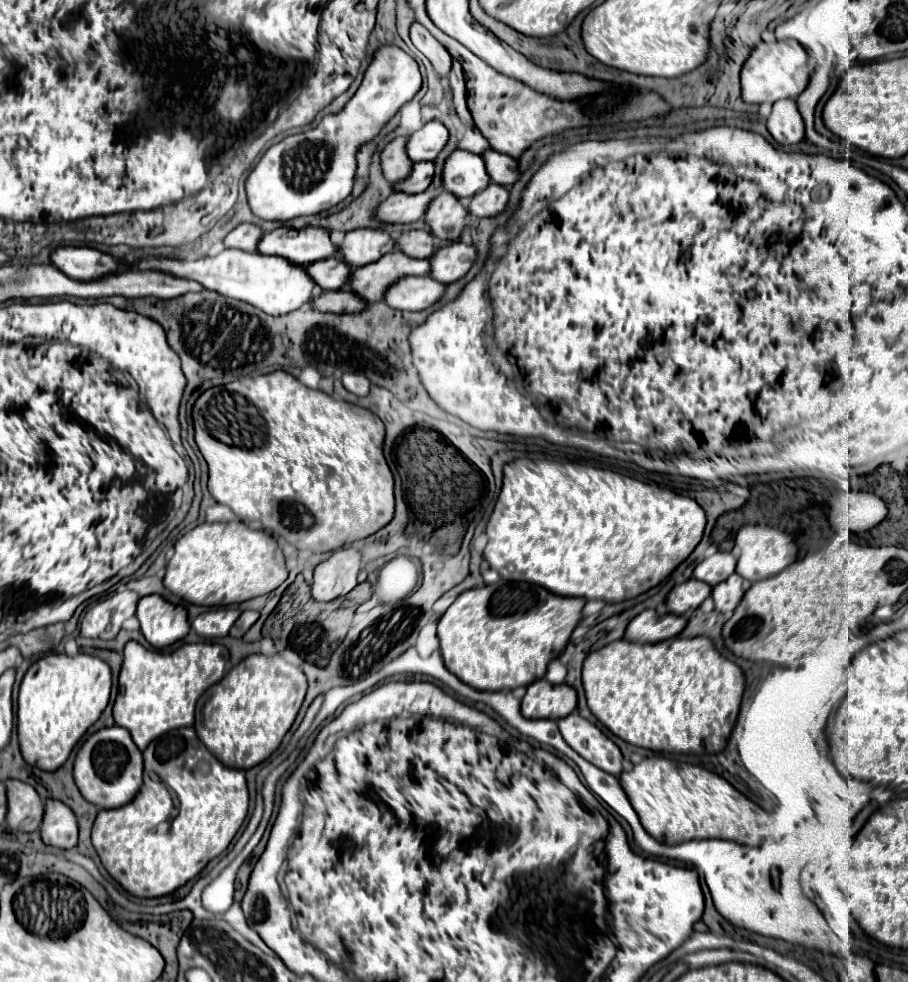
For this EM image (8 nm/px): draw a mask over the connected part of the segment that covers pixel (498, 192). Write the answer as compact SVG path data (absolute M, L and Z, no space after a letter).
M490 182L490 186L486 186L480 194L476 194L476 198L470 198L468 202L468 212L476 218L484 218L484 216L496 216L506 208L508 202L508 190L496 182Z

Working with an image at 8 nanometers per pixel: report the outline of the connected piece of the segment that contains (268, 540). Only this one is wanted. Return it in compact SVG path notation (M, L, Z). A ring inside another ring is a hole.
M232 520L232 522L218 522L218 524L204 522L196 526L194 530L190 530L188 534L184 534L174 544L174 556L168 562L164 586L170 592L174 592L178 598L192 602L192 604L228 606L228 604L240 604L256 596L268 594L276 590L286 578L288 578L288 570L286 570L284 554L282 554L278 540L264 530L254 530L240 520Z

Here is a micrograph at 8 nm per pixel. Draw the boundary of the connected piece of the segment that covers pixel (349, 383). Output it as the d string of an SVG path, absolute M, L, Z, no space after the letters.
M344 374L342 384L348 392L352 392L356 396L364 396L370 390L370 380L364 374Z

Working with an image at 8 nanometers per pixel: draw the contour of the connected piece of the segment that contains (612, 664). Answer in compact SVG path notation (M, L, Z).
M698 636L672 638L658 644L632 644L624 638L610 642L584 660L582 682L590 712L624 742L654 752L716 754L728 744L732 726L738 718L746 680L742 668L724 658L710 638Z

